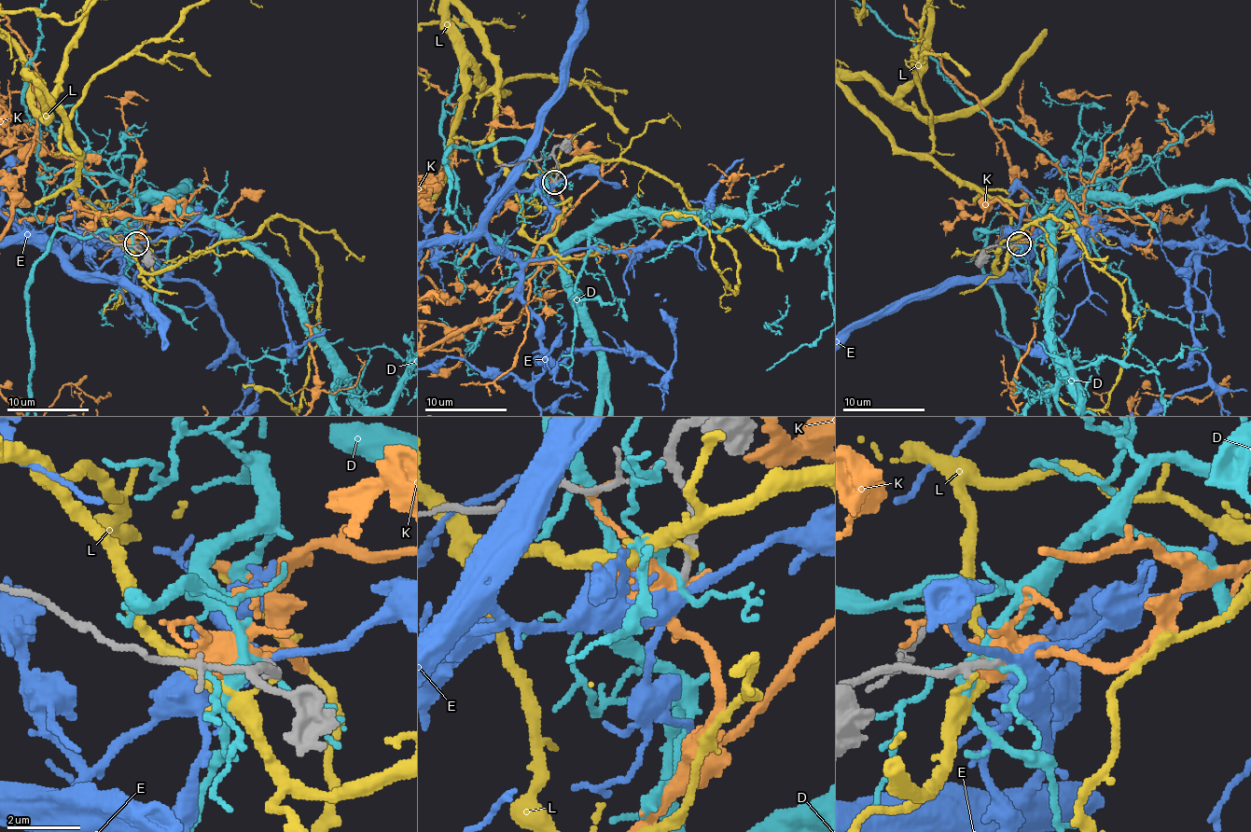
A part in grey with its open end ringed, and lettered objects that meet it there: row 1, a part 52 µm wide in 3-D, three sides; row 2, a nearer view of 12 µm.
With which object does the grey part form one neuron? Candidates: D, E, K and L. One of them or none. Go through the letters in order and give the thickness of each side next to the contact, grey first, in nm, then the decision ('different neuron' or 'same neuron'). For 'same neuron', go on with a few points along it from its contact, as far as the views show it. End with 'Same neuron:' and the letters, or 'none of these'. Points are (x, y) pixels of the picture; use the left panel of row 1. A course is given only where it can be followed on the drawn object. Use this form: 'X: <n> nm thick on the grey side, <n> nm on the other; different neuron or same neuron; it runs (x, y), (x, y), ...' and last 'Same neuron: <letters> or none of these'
D: 220 nm thick on the grey side, 140 nm on the other; different neuron
E: 180 nm thick on the grey side, 280 nm on the other; different neuron
K: 180 nm thick on the grey side, 320 nm on the other; same neuron
L: 300 nm thick on the grey side, 130 nm on the other; different neuron
Same neuron: K

